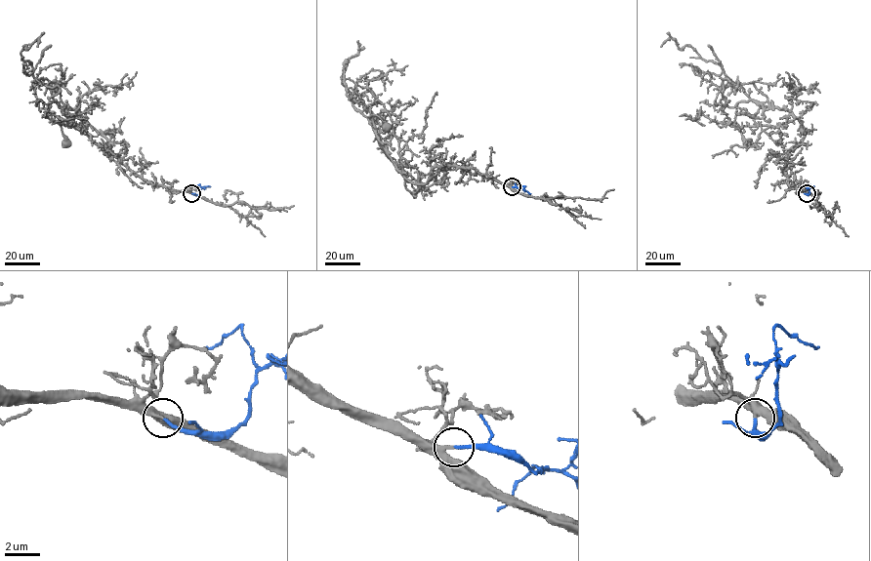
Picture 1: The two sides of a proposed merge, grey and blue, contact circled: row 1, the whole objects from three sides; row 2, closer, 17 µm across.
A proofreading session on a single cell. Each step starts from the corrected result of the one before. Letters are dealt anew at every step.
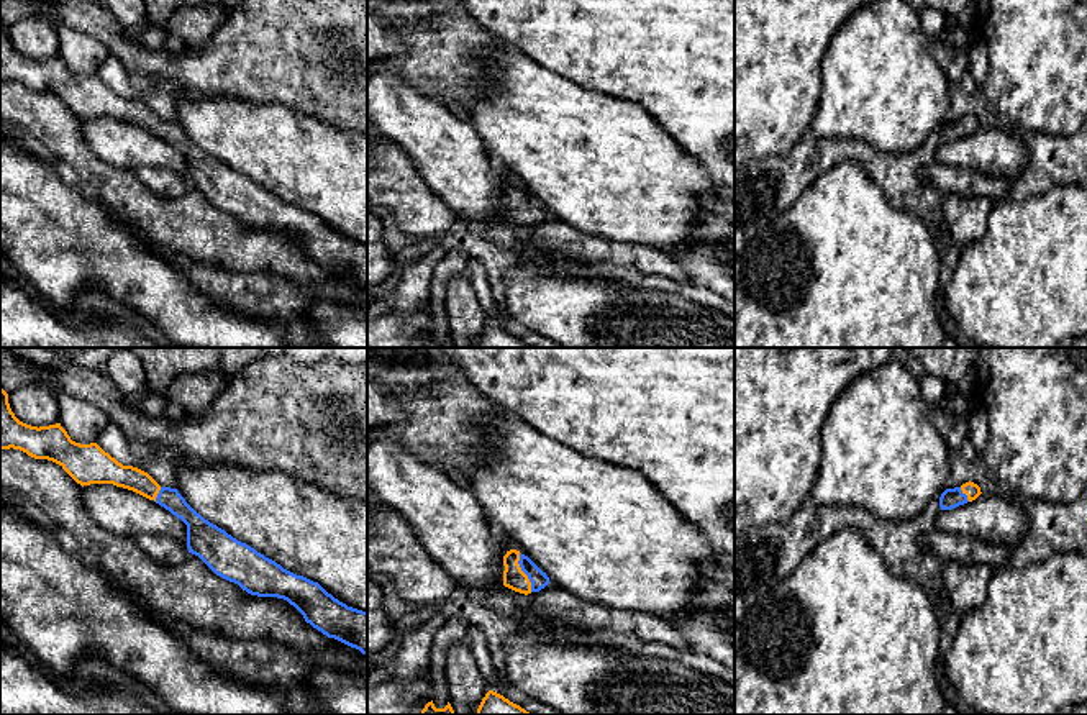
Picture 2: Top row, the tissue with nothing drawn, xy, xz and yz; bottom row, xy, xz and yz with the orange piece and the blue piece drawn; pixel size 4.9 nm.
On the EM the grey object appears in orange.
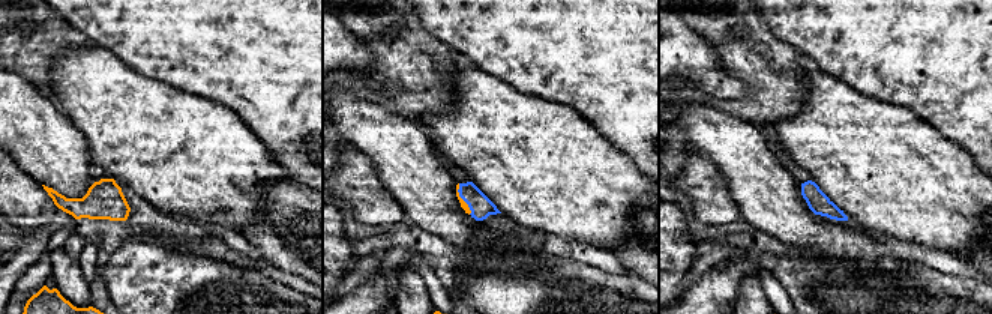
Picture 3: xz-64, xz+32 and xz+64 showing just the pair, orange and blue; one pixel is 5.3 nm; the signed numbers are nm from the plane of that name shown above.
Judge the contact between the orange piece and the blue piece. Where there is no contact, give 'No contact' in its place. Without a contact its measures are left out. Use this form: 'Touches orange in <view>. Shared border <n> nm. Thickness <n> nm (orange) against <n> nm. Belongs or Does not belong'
Touches orange in xz. Shared border 200 nm. Thickness 110 nm (orange) against 90 nm. Belongs

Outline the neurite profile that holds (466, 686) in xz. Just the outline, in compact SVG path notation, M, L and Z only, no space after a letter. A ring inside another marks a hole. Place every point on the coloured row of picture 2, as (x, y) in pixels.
M466 641L448 648L444 674L454 715L475 715L490 687Z

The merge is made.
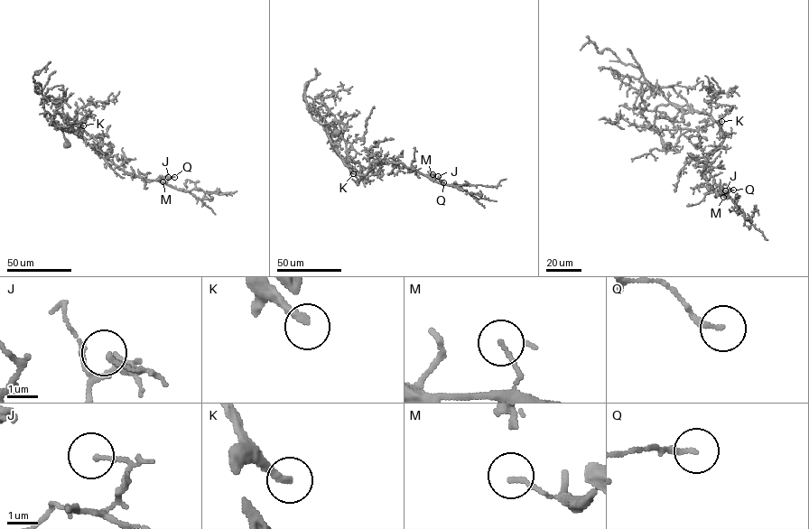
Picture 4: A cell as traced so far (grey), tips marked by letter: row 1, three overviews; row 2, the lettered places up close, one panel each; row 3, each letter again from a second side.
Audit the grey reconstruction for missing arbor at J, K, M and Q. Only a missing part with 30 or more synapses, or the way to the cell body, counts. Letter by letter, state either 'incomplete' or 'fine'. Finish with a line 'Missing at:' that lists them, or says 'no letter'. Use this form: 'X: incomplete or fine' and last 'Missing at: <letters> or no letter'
J: fine
K: incomplete
M: fine
Q: fine
Missing at: K

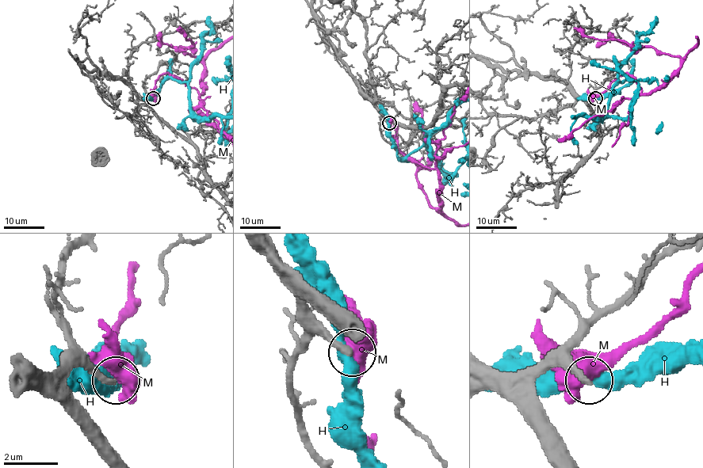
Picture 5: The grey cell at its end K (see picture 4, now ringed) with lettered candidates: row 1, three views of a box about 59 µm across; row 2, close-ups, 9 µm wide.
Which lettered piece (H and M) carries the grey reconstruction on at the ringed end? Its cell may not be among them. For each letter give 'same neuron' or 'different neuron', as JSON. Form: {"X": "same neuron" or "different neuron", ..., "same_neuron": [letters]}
{"H": "different neuron", "M": "different neuron", "same_neuron": []}

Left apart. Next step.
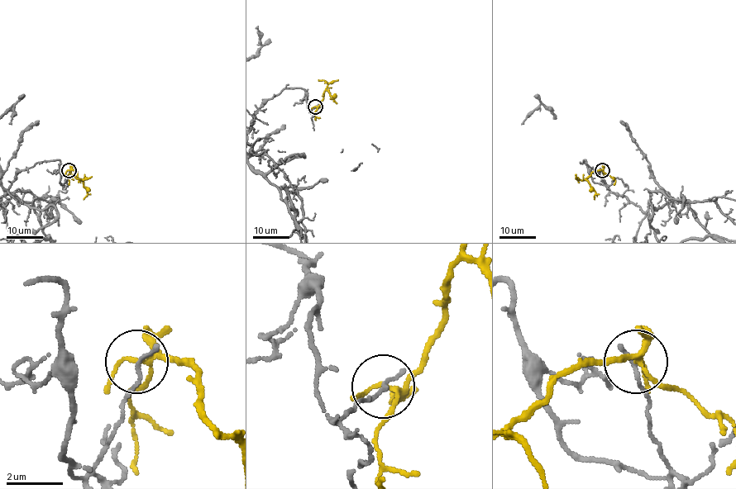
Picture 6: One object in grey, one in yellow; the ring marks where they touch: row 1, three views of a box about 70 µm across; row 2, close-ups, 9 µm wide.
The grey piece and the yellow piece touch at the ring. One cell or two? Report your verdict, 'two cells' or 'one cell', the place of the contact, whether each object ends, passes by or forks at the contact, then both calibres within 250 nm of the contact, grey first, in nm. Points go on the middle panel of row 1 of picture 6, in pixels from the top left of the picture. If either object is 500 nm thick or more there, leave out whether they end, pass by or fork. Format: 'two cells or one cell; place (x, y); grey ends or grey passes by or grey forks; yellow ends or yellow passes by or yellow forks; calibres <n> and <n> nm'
two cells; place (315, 106); grey ends; yellow forks; calibres 150 and 140 nm

